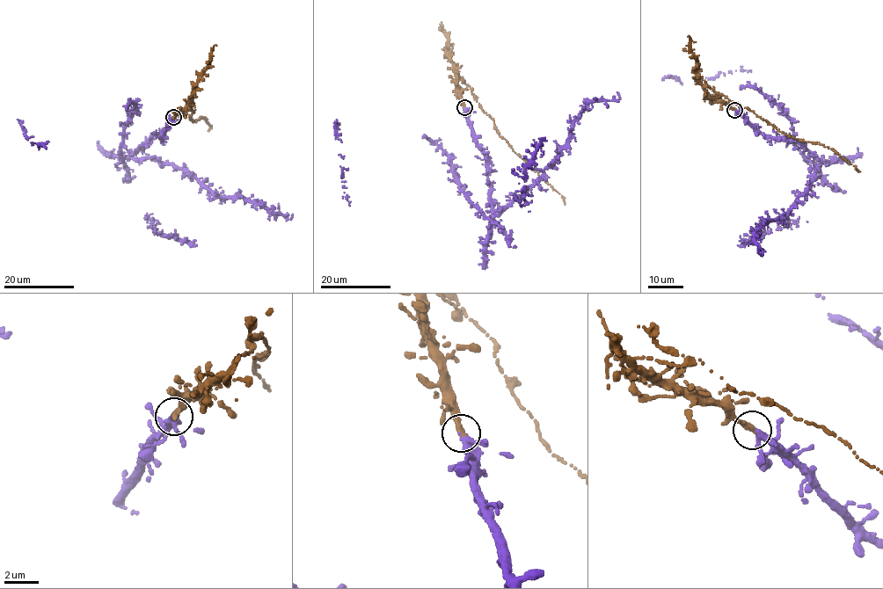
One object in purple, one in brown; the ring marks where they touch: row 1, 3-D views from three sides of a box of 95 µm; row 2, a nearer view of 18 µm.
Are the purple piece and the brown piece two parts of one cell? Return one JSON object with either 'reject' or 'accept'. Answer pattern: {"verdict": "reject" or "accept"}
{"verdict": "accept"}

